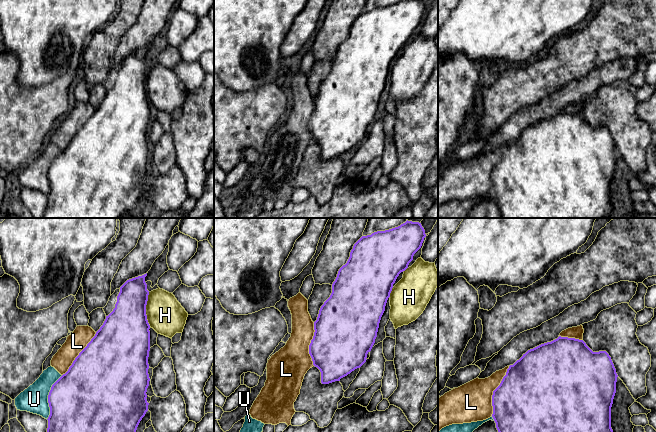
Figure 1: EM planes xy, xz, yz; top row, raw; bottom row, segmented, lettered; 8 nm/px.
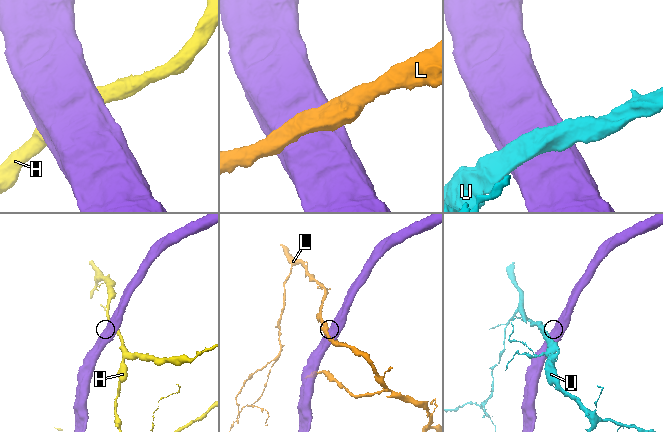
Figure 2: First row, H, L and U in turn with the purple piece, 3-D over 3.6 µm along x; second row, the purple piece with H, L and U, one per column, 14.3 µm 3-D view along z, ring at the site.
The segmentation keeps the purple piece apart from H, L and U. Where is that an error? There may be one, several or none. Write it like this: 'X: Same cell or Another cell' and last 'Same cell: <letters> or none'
H: Another cell
L: Another cell
U: Another cell
Same cell: none

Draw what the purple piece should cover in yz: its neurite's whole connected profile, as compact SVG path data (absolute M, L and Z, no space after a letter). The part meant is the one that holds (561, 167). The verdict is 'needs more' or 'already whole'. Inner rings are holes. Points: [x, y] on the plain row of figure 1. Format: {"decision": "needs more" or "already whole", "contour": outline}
{"decision": "already whole", "contour": "M561 113L528 126L507 145L500 161L493 167L492 193L500 211L500 218L609 218L613 212L611 183L616 169L617 149L611 133L606 127L593 128L583 116Z"}

